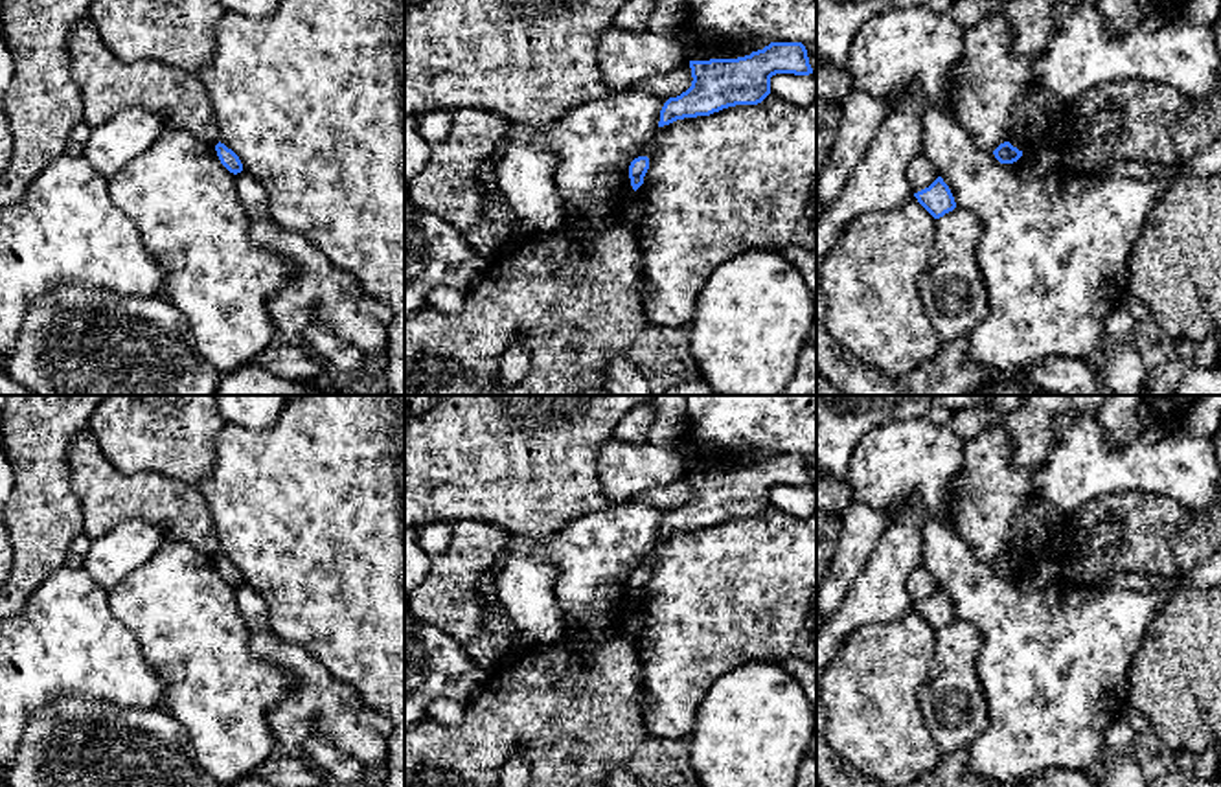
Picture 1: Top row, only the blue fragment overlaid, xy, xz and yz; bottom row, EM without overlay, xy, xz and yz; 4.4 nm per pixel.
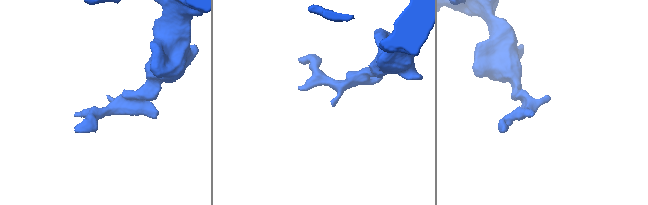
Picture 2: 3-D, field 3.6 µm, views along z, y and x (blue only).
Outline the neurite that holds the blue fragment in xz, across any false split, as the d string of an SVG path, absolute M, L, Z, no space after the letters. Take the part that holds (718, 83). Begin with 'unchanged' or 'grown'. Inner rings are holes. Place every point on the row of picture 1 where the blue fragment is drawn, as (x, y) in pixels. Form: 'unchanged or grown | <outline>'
unchanged | M770 42L737 59L690 61L690 68L691 86L664 103L658 127L736 105L758 105L770 94L776 74L813 74L802 42Z

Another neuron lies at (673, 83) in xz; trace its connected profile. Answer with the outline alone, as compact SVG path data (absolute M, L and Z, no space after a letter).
M686 63L684 66L671 70L668 74L647 77L631 90L645 92L651 96L662 96L669 99L686 92L691 86L691 81L691 68L690 63Z

